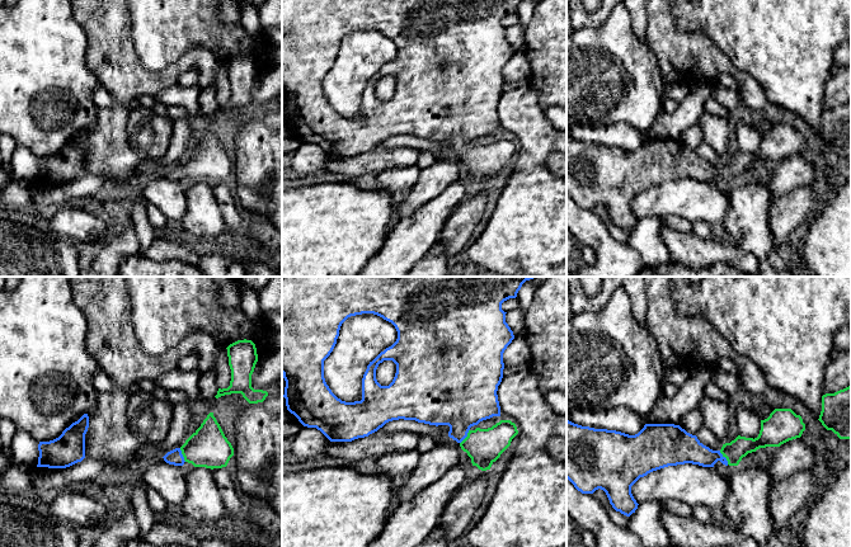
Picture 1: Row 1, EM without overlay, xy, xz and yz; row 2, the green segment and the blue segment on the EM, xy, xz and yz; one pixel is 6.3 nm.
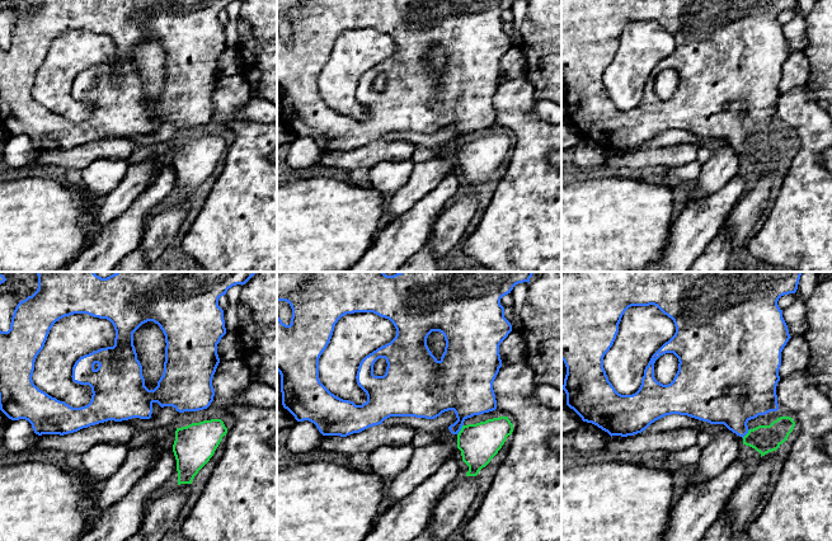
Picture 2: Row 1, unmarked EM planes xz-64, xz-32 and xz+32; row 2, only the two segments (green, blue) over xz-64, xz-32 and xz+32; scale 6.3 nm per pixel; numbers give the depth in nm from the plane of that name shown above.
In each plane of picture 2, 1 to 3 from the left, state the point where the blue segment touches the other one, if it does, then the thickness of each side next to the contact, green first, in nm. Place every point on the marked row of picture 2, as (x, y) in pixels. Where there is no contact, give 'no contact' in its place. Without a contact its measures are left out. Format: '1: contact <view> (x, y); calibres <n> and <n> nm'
1: no contact
2: contact xz-32 (461, 429); calibres 240 and 300 nm
3: contact xz+32 (747, 433); calibres 180 and 360 nm

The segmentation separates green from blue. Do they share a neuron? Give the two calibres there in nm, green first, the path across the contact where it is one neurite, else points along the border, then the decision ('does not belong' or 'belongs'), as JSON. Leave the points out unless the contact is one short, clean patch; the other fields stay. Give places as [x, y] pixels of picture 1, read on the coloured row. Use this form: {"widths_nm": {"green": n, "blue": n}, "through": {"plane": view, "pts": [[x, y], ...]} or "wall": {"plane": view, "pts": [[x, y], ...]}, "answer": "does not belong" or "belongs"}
{"widths_nm": {"green": 130, "blue": 190}, "through": {"plane": "yz", "pts": [[738, 448], [724, 456], [703, 456], [686, 448]]}, "answer": "belongs"}

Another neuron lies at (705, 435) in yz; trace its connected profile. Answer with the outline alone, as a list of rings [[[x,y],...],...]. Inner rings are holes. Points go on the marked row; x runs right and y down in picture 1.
[[[705,425],[700,428],[700,430],[696,434],[700,443],[709,447],[713,451],[720,451],[723,444],[721,442],[715,437],[715,434]]]

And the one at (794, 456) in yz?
[[[801,438],[781,444],[770,457],[767,471],[774,485],[791,477],[794,473],[809,470],[817,457],[814,451]]]

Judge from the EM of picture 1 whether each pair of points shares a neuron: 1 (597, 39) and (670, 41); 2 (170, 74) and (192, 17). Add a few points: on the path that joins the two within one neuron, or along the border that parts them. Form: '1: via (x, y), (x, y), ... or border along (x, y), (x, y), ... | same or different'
1: border along (647, 39), (659, 69) | different
2: border along (202, 47), (188, 50), (159, 70), (146, 69) | different

